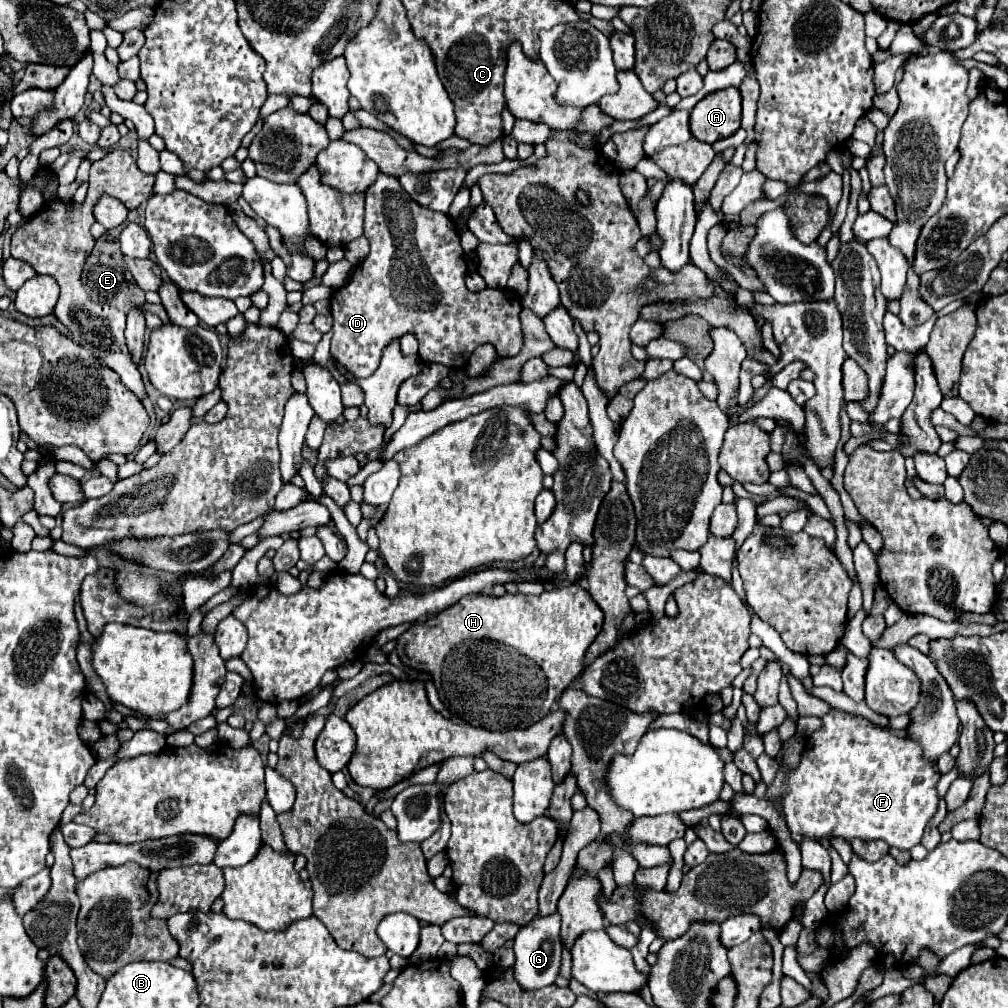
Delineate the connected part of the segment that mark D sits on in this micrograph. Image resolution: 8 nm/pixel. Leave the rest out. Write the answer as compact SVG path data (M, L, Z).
M379 174L375 184L365 192L365 236L371 242L371 252L357 266L353 278L333 292L329 298L333 316L333 338L331 356L347 368L355 378L371 376L383 356L383 348L391 340L403 334L415 334L419 342L419 358L425 364L439 362L453 370L463 370L471 352L481 344L493 344L497 356L517 356L523 346L523 332L519 322L521 302L507 290L469 292L463 284L467 264L465 254L459 244L459 232L455 222L447 214L439 214L419 206L403 192L399 180L387 174Z

